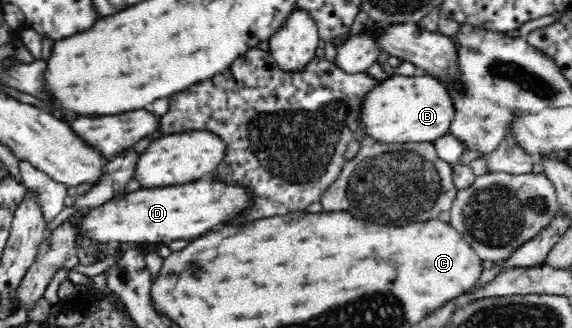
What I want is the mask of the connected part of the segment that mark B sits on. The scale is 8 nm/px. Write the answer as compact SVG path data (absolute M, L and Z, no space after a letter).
M425 72L414 76L391 75L366 93L360 118L366 135L382 143L422 143L440 139L450 131L456 115L448 88Z

